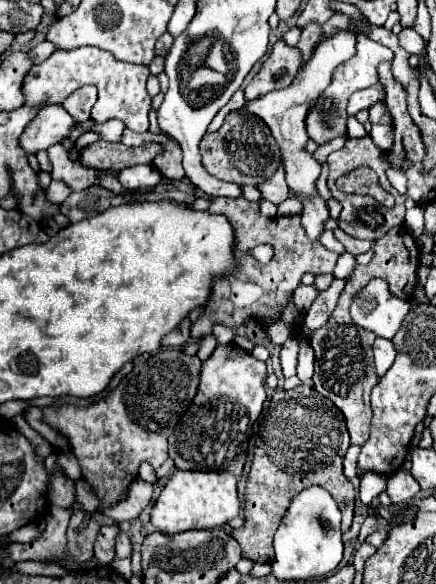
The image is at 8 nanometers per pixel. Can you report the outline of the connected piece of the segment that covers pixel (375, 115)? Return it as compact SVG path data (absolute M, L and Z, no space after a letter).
M378 105L378 107L372 107L370 109L370 123L382 123L382 125L388 125L390 123L390 113L384 105Z

